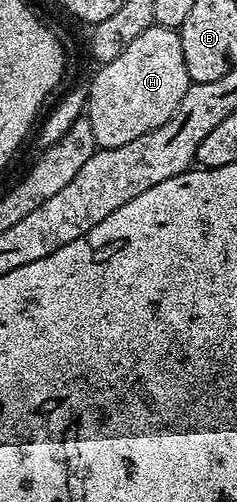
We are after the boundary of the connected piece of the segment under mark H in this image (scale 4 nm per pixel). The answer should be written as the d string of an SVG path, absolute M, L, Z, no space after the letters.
M157 24L140 32L140 36L136 36L136 40L132 40L132 44L128 44L128 48L124 48L124 52L116 56L116 60L101 63L97 69L94 79L88 82L84 114L92 124L96 144L104 150L120 148L120 144L129 144L130 141L136 140L136 136L144 136L160 128L160 124L164 124L178 111L178 105L184 100L184 92L188 92L188 88L192 85L188 68L184 68L181 33Z

